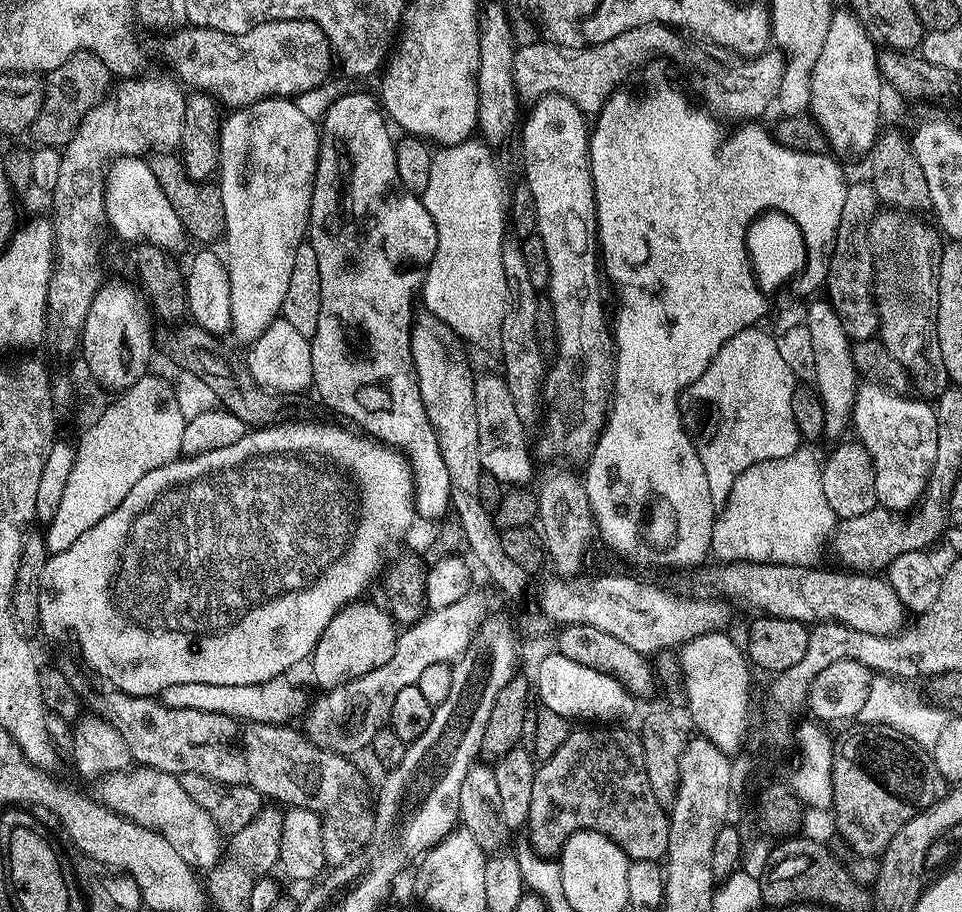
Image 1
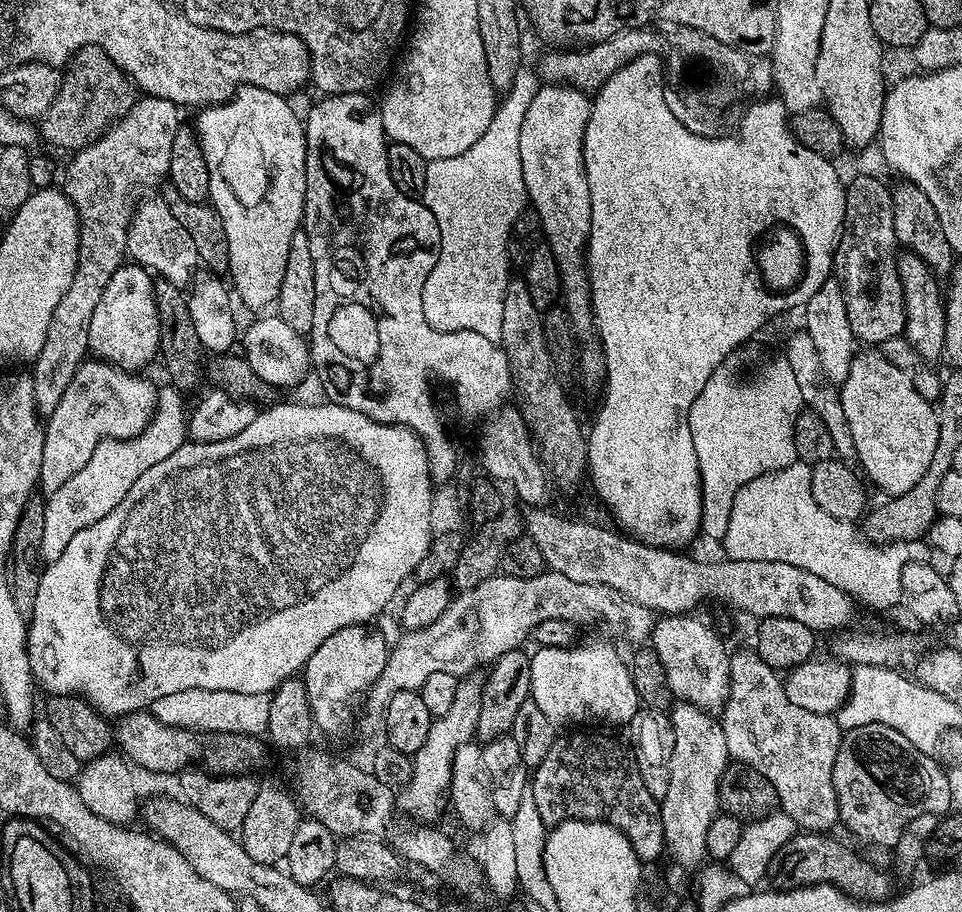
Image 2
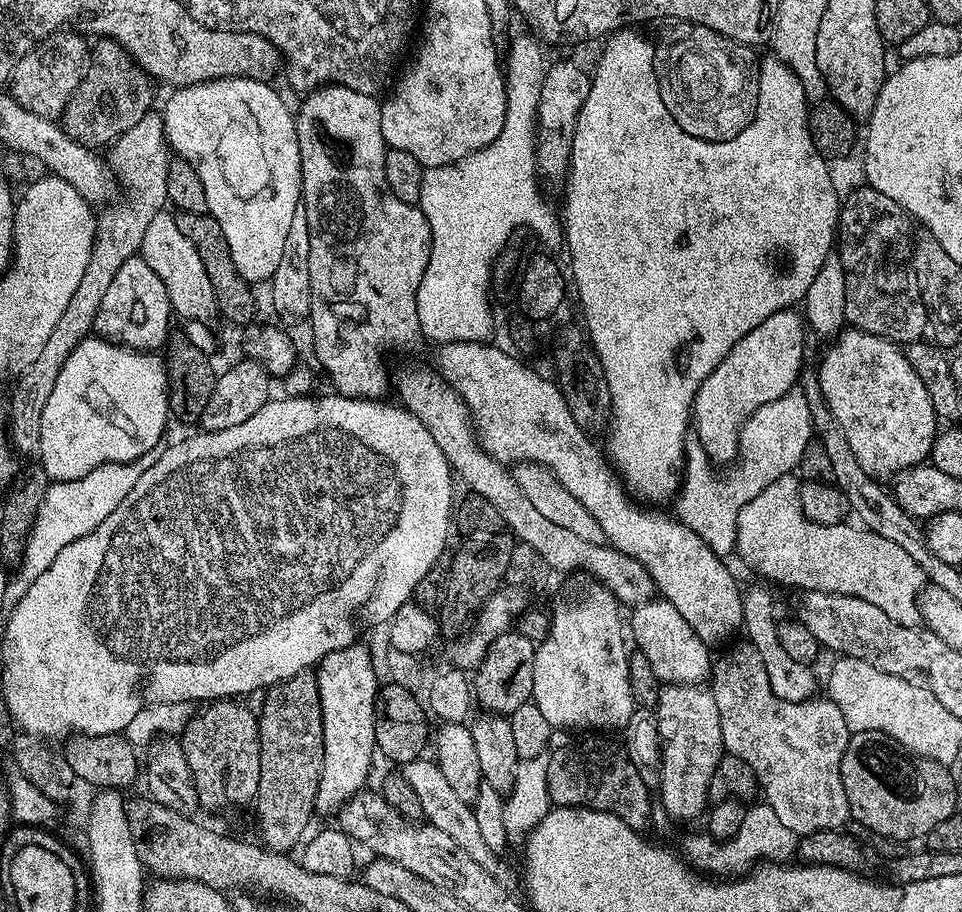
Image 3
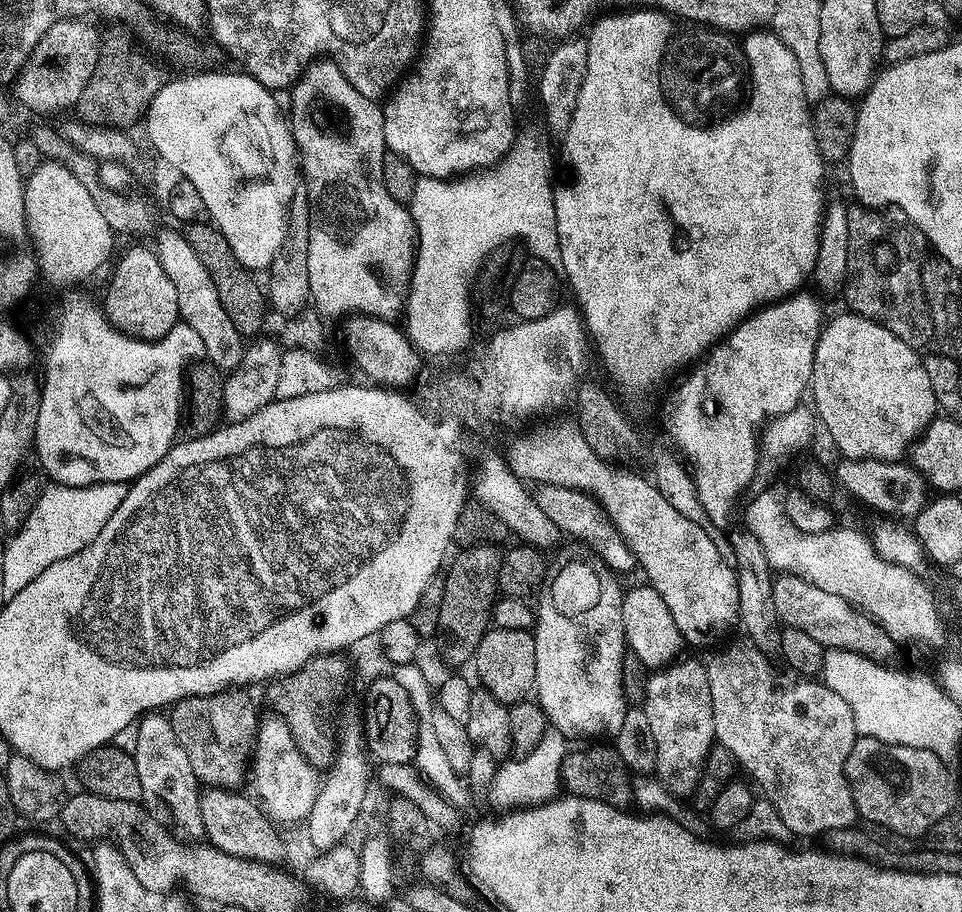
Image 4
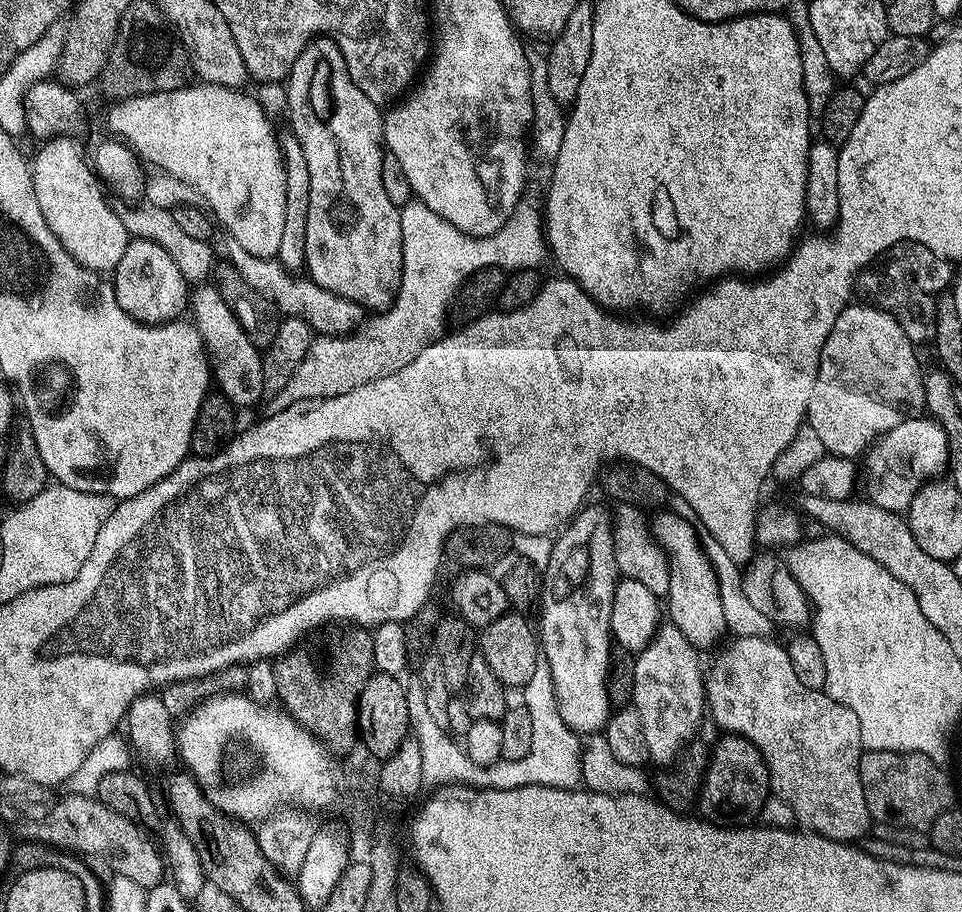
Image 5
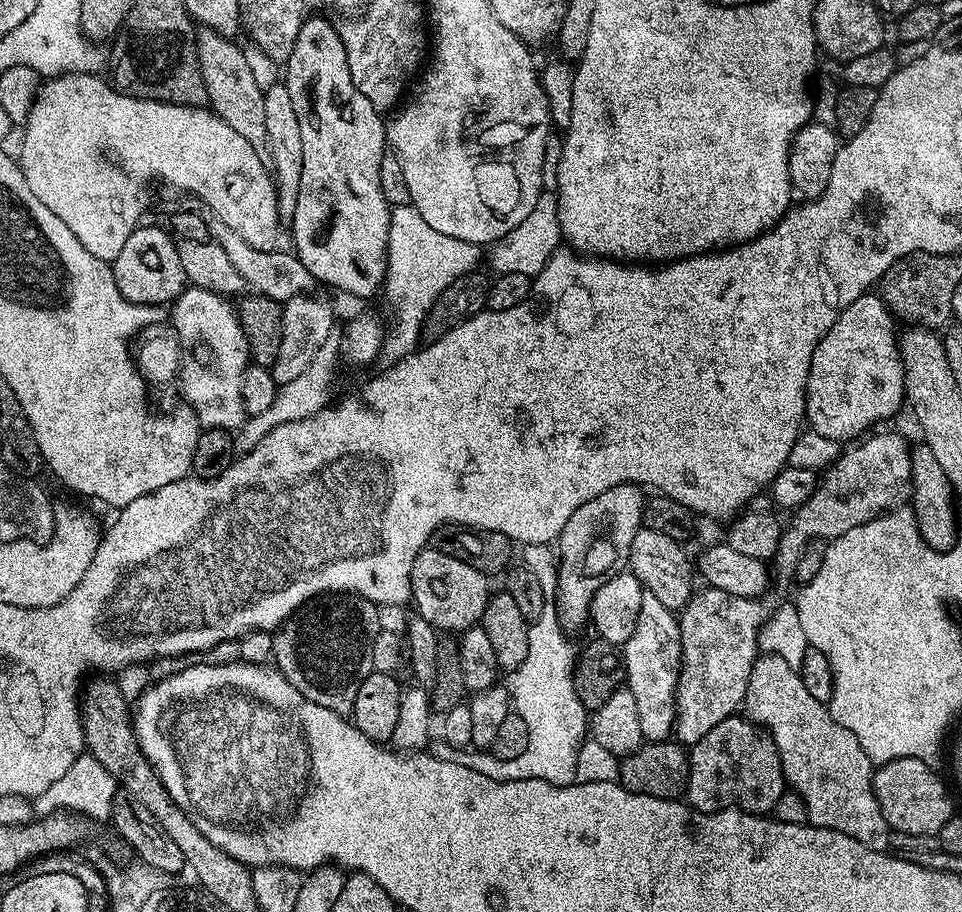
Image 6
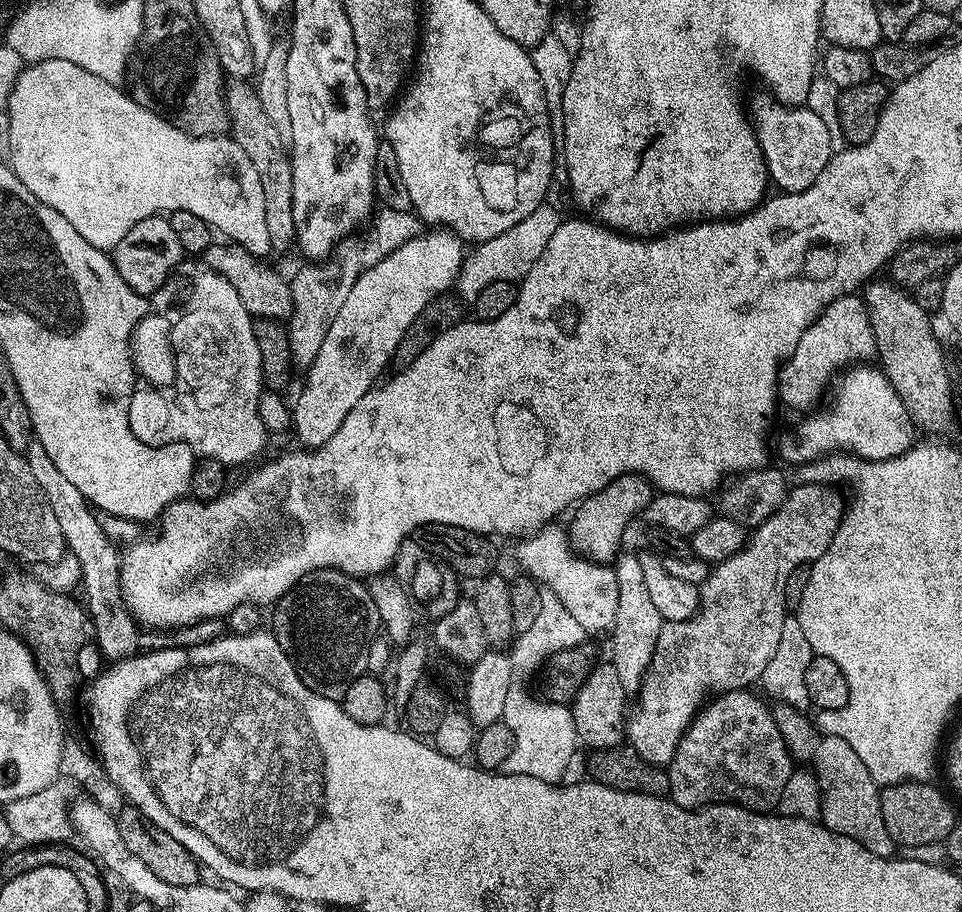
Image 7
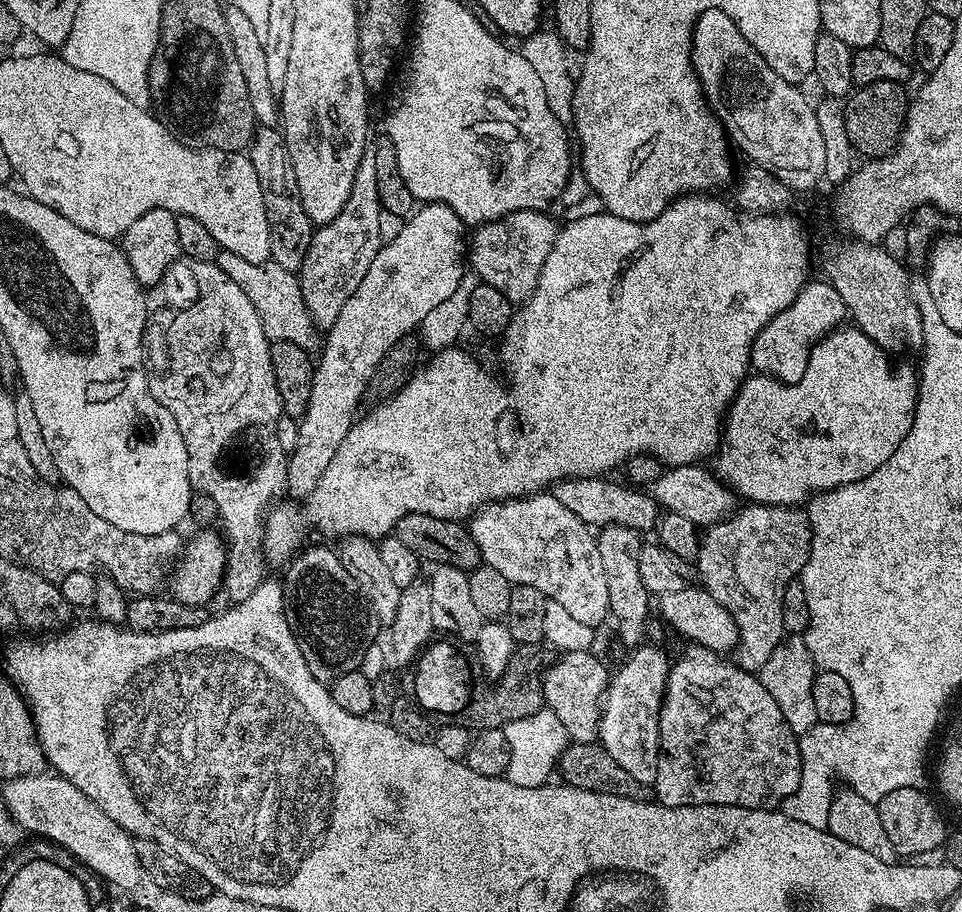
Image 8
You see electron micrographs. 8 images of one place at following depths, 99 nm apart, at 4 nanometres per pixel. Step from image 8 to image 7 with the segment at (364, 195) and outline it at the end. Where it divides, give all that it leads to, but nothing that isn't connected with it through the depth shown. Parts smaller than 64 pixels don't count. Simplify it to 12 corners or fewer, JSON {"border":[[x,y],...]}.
{"border":[[356,238],[291,277],[290,354],[306,370],[366,267]]}

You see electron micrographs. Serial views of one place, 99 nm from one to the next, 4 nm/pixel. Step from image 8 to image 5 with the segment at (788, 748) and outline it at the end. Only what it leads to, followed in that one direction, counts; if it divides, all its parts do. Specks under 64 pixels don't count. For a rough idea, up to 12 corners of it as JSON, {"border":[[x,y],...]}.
{"border":[[754,742],[711,745],[698,812],[744,826],[772,791]]}

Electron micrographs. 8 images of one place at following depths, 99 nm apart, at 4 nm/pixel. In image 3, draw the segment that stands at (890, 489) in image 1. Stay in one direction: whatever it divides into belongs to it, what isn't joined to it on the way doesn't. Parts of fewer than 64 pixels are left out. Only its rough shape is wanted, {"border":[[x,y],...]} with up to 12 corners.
{"border":[[841,331],[818,375],[858,465],[925,463],[938,415],[905,349]]}

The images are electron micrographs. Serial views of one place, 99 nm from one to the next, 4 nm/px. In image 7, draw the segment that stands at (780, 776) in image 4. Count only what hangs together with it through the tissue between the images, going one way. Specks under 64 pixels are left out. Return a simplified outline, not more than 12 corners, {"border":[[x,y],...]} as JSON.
{"border":[[789,706],[774,712],[793,757],[812,756],[820,820],[870,854],[898,845],[881,789],[837,736]]}

